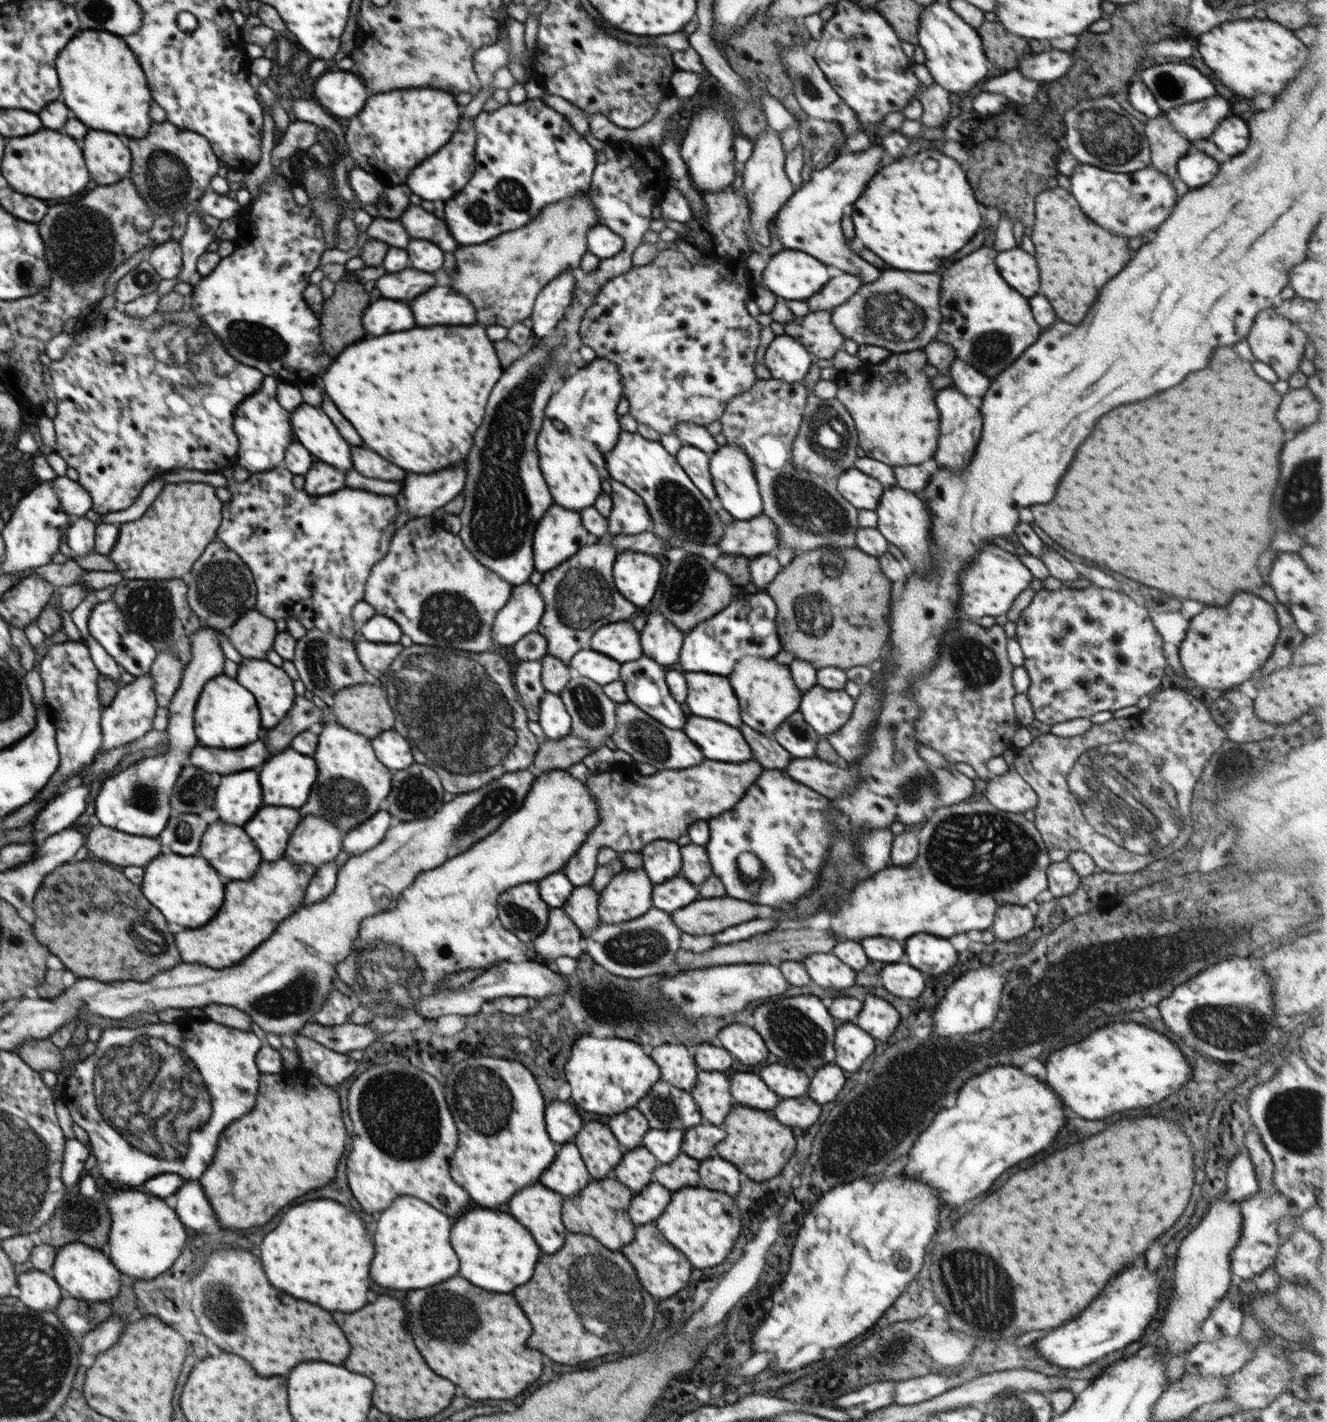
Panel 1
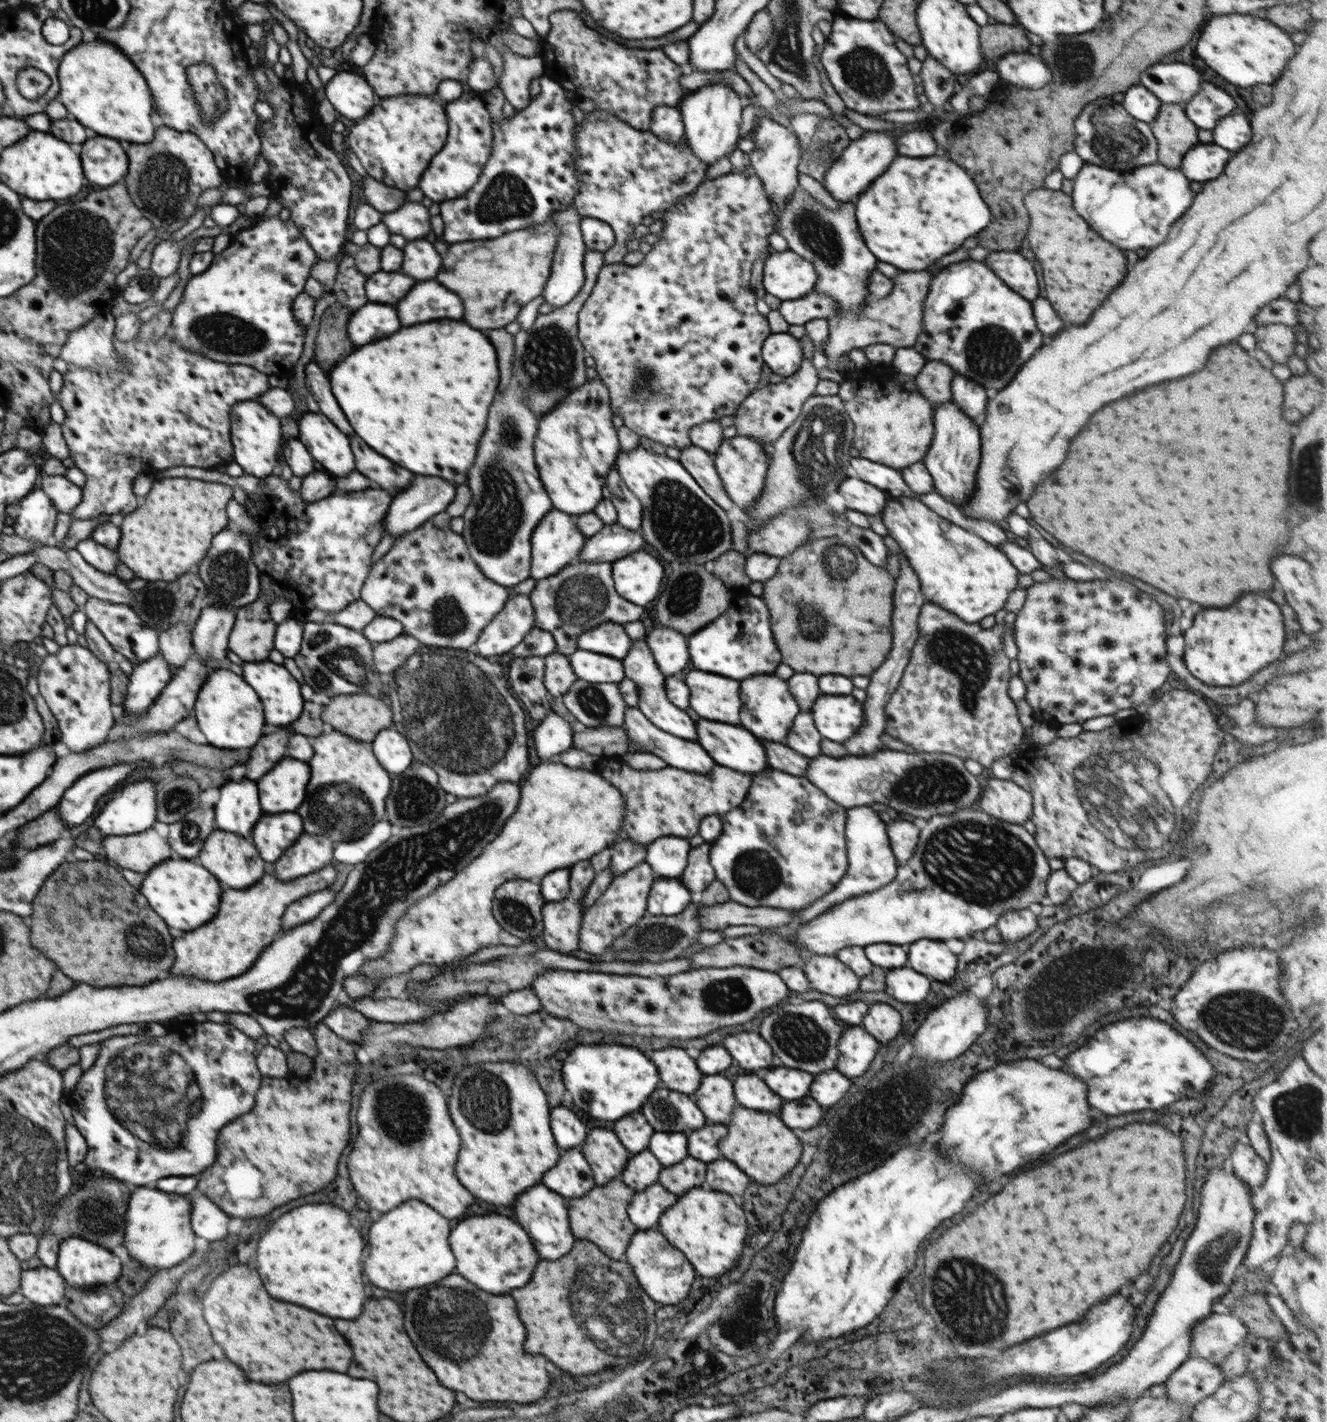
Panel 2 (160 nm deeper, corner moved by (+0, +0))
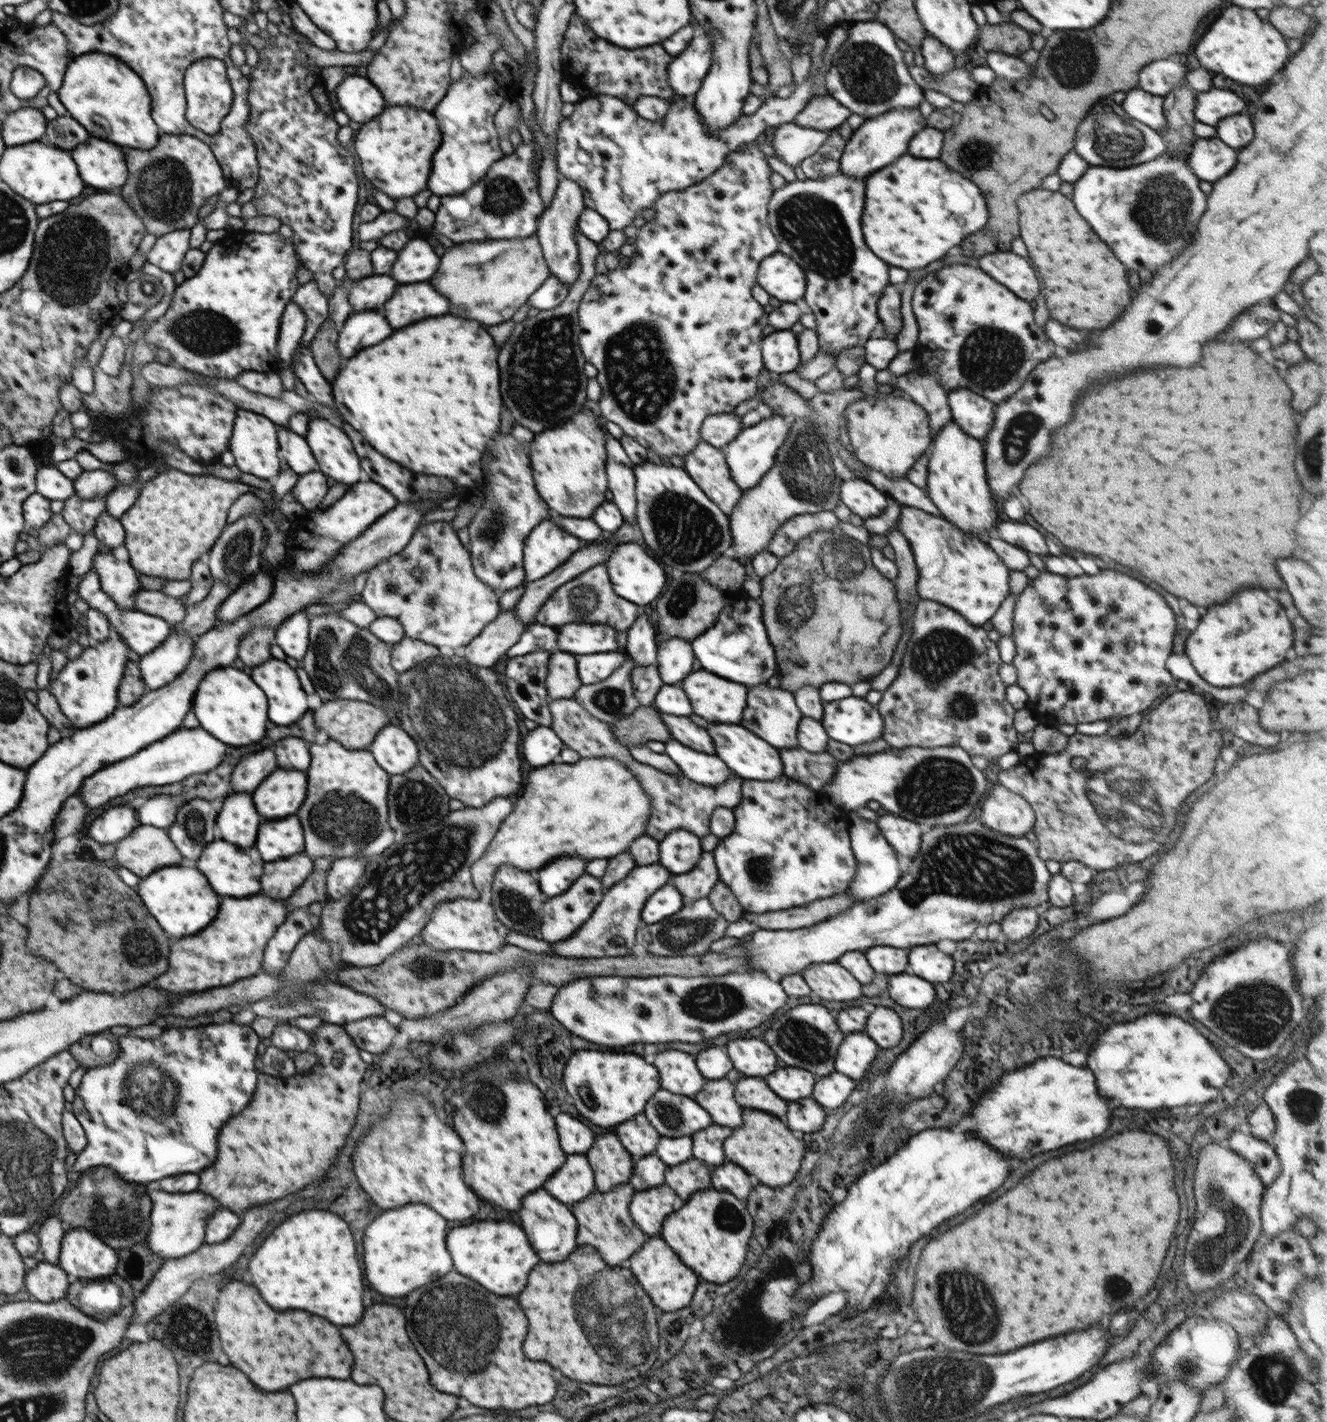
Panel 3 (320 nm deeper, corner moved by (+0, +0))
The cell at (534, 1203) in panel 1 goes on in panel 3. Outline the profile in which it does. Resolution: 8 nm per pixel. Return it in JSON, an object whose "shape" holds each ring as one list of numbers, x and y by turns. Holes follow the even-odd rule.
{"shape":[[536,1190,528,1194,520,1208,520,1224,534,1246,536,1254,542,1258,542,1262,562,1262,576,1250,577,1244,577,1222,574,1214,570,1214,568,1206,554,1200,546,1190]]}

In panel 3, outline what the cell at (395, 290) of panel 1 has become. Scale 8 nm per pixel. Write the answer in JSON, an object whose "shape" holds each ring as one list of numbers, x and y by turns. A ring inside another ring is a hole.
{"shape":[[369,276,368,278,355,281,348,295,348,302,354,312,374,310,390,300,390,296,396,290,396,282,390,280,390,276]]}

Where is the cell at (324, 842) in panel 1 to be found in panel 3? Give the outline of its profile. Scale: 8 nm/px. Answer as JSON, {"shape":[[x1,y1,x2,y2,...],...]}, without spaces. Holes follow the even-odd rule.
{"shape":[[306,852,274,862,265,863,260,885,261,893,272,899,289,899,291,894,307,881,315,870,313,860]]}

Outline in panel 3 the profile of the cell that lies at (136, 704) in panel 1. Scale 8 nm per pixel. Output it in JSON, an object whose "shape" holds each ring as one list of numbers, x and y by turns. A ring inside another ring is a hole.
{"shape":[[170,633,169,637,148,654,143,654,138,664,146,692,170,684,178,678,192,660,195,641,190,633]]}

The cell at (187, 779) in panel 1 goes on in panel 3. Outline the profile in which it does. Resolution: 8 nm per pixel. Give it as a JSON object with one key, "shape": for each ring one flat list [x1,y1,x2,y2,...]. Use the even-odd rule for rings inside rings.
{"shape":[[157,794,156,798,148,800,144,806,135,807,139,824,168,829,175,821,180,804,185,802,186,798,178,798,175,794]]}

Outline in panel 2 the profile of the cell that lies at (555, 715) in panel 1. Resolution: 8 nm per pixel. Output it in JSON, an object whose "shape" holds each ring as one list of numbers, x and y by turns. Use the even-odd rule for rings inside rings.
{"shape":[[551,711,546,718,540,721,533,735,537,755,542,761,550,761,552,756,558,756,573,746,573,732,571,726,554,711]]}

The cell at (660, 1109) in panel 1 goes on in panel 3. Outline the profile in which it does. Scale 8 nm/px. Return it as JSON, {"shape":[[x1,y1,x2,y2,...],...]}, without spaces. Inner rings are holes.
{"shape":[[658,1090,648,1102,648,1120,662,1134,670,1138,690,1136,712,1124,712,1118,694,1100,680,1094]]}

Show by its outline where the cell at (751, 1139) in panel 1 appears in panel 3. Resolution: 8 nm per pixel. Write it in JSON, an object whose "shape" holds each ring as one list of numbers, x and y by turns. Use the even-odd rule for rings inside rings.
{"shape":[[744,1110,744,1124,742,1128,734,1130,730,1138,724,1142,724,1152,730,1162,742,1166,748,1174,754,1174,762,1184,770,1188,790,1184,798,1170,804,1156,804,1142,792,1136,782,1120,772,1114,764,1114,760,1110]]}

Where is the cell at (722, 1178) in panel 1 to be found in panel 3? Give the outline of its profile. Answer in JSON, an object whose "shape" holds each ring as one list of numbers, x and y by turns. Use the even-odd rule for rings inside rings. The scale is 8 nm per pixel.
{"shape":[[728,1162,724,1166,718,1166,712,1174,712,1189,718,1192,730,1192,740,1200,746,1200,750,1190,752,1190,752,1182,748,1178,748,1174,738,1168,736,1164]]}

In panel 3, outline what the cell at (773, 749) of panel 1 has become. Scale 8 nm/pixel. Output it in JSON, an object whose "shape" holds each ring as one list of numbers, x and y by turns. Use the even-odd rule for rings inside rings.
{"shape":[[798,746,779,753,783,774,812,790,822,791,837,773,838,761,828,751,813,753]]}

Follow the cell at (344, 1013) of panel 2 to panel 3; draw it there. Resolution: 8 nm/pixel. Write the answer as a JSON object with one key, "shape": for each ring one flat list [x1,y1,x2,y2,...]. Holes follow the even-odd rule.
{"shape":[[366,1017,343,1025,353,1043,372,1054,386,1053,399,1028,385,1017]]}

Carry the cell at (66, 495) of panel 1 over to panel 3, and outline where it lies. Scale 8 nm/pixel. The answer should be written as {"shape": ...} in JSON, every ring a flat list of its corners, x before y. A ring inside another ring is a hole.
{"shape":[[46,461,44,467,37,474,38,494,48,500,63,500,75,495,73,480,66,478,60,470]]}

